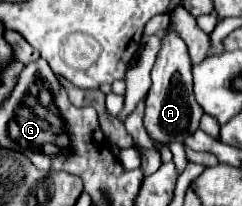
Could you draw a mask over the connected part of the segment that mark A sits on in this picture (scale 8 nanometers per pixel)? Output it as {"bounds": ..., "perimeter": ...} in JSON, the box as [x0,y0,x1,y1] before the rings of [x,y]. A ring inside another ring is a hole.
{"bounds":[144,29,204,145],"perimeter":[[[168,29],[166,35],[162,37],[162,49],[152,69],[152,87],[146,95],[146,109],[144,109],[144,127],[154,143],[164,143],[164,145],[170,141],[184,143],[188,135],[198,131],[204,111],[200,109],[200,105],[196,105],[190,71],[192,71],[192,63],[186,43],[174,29]]]}

